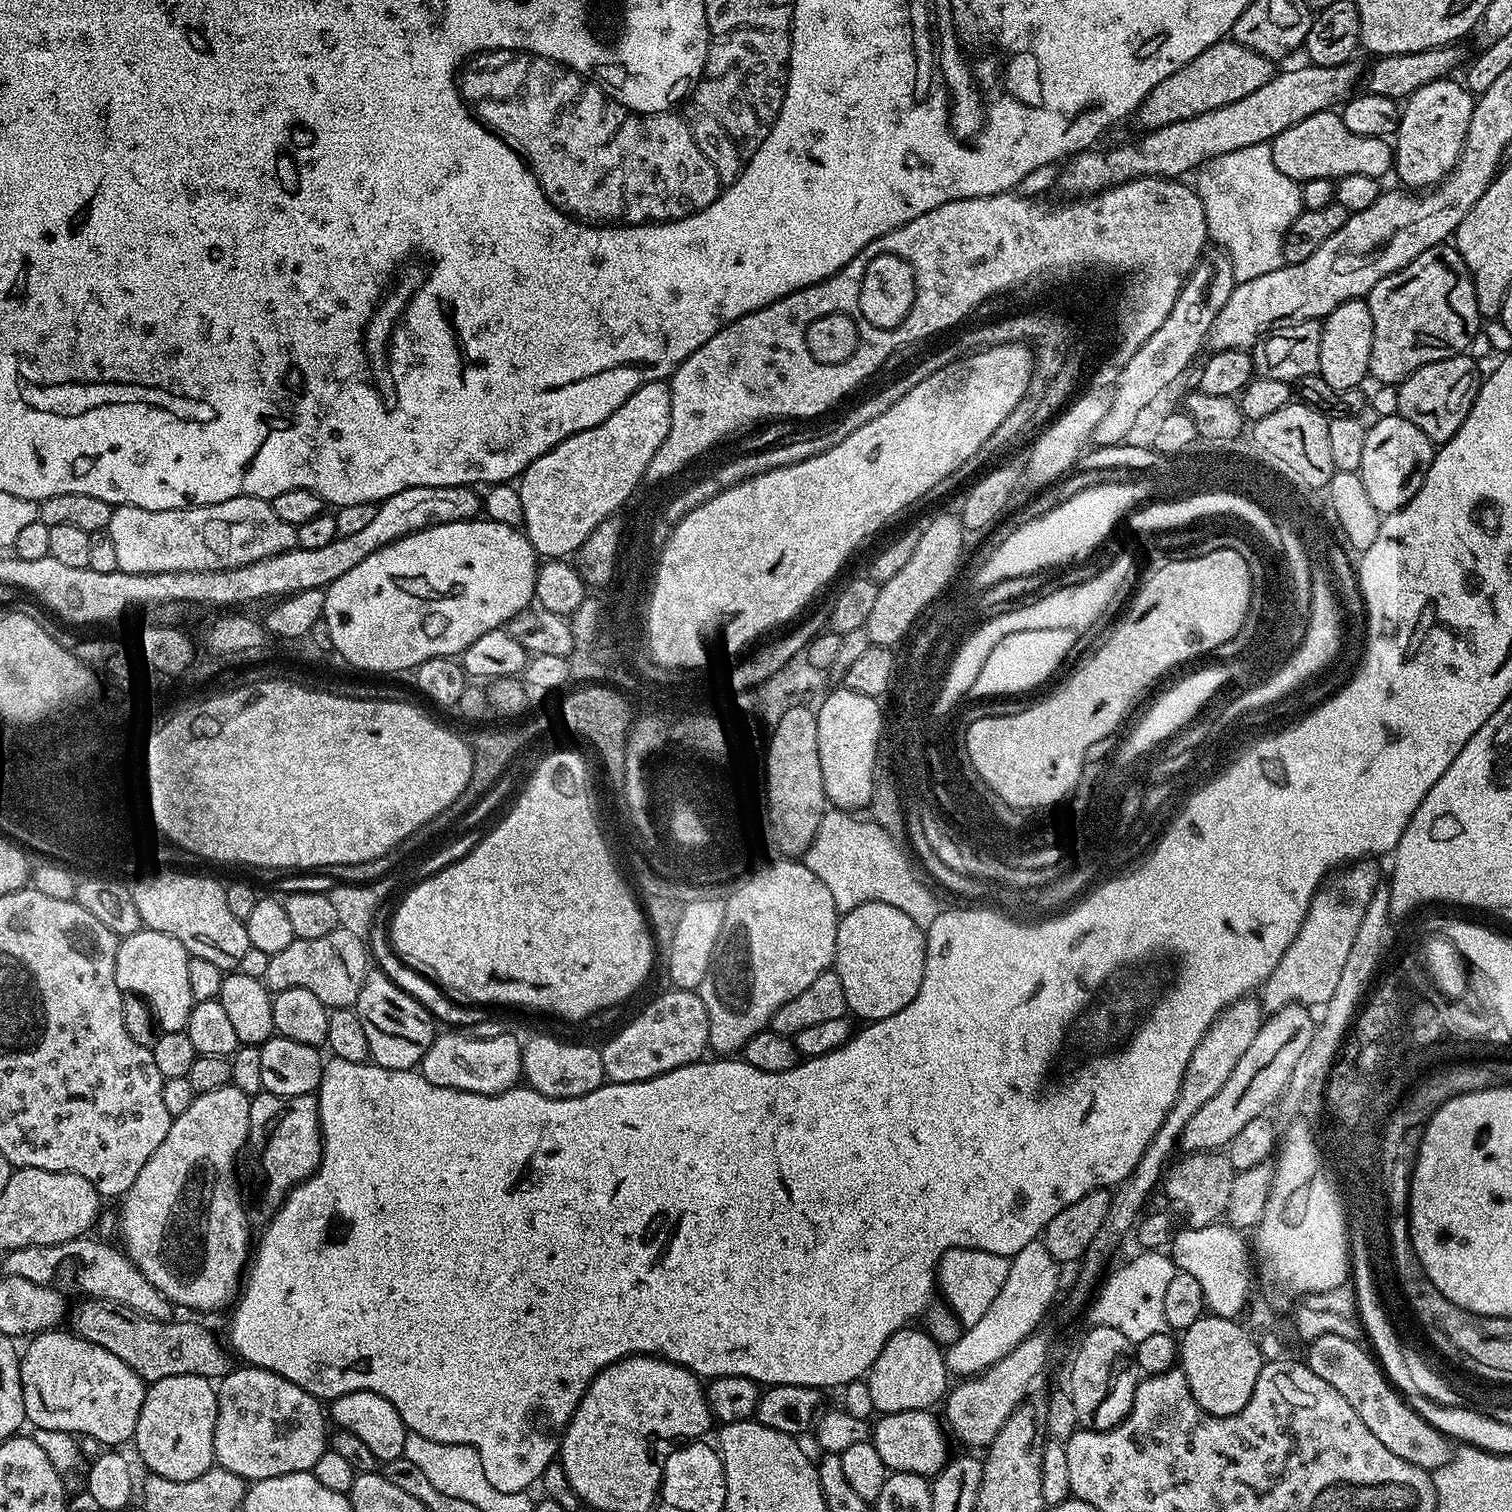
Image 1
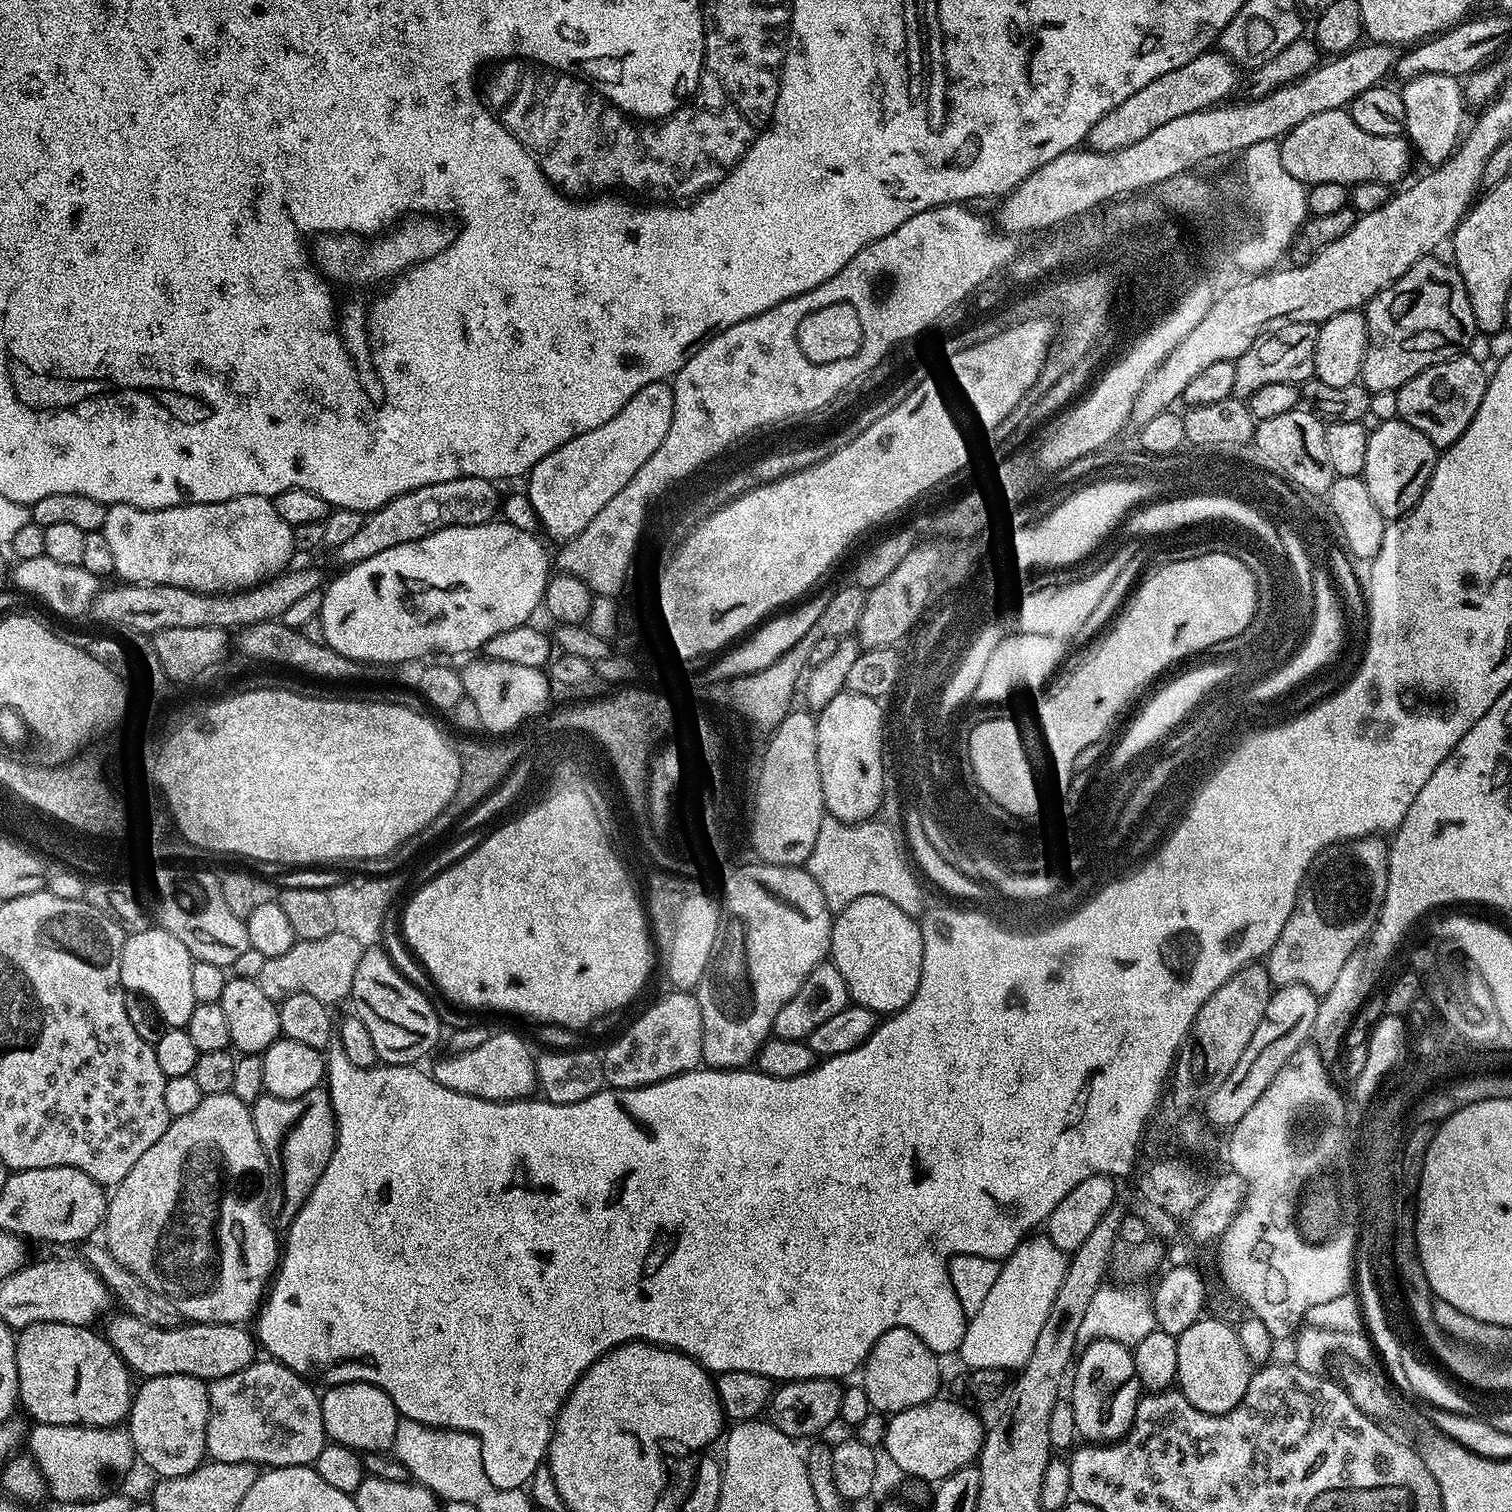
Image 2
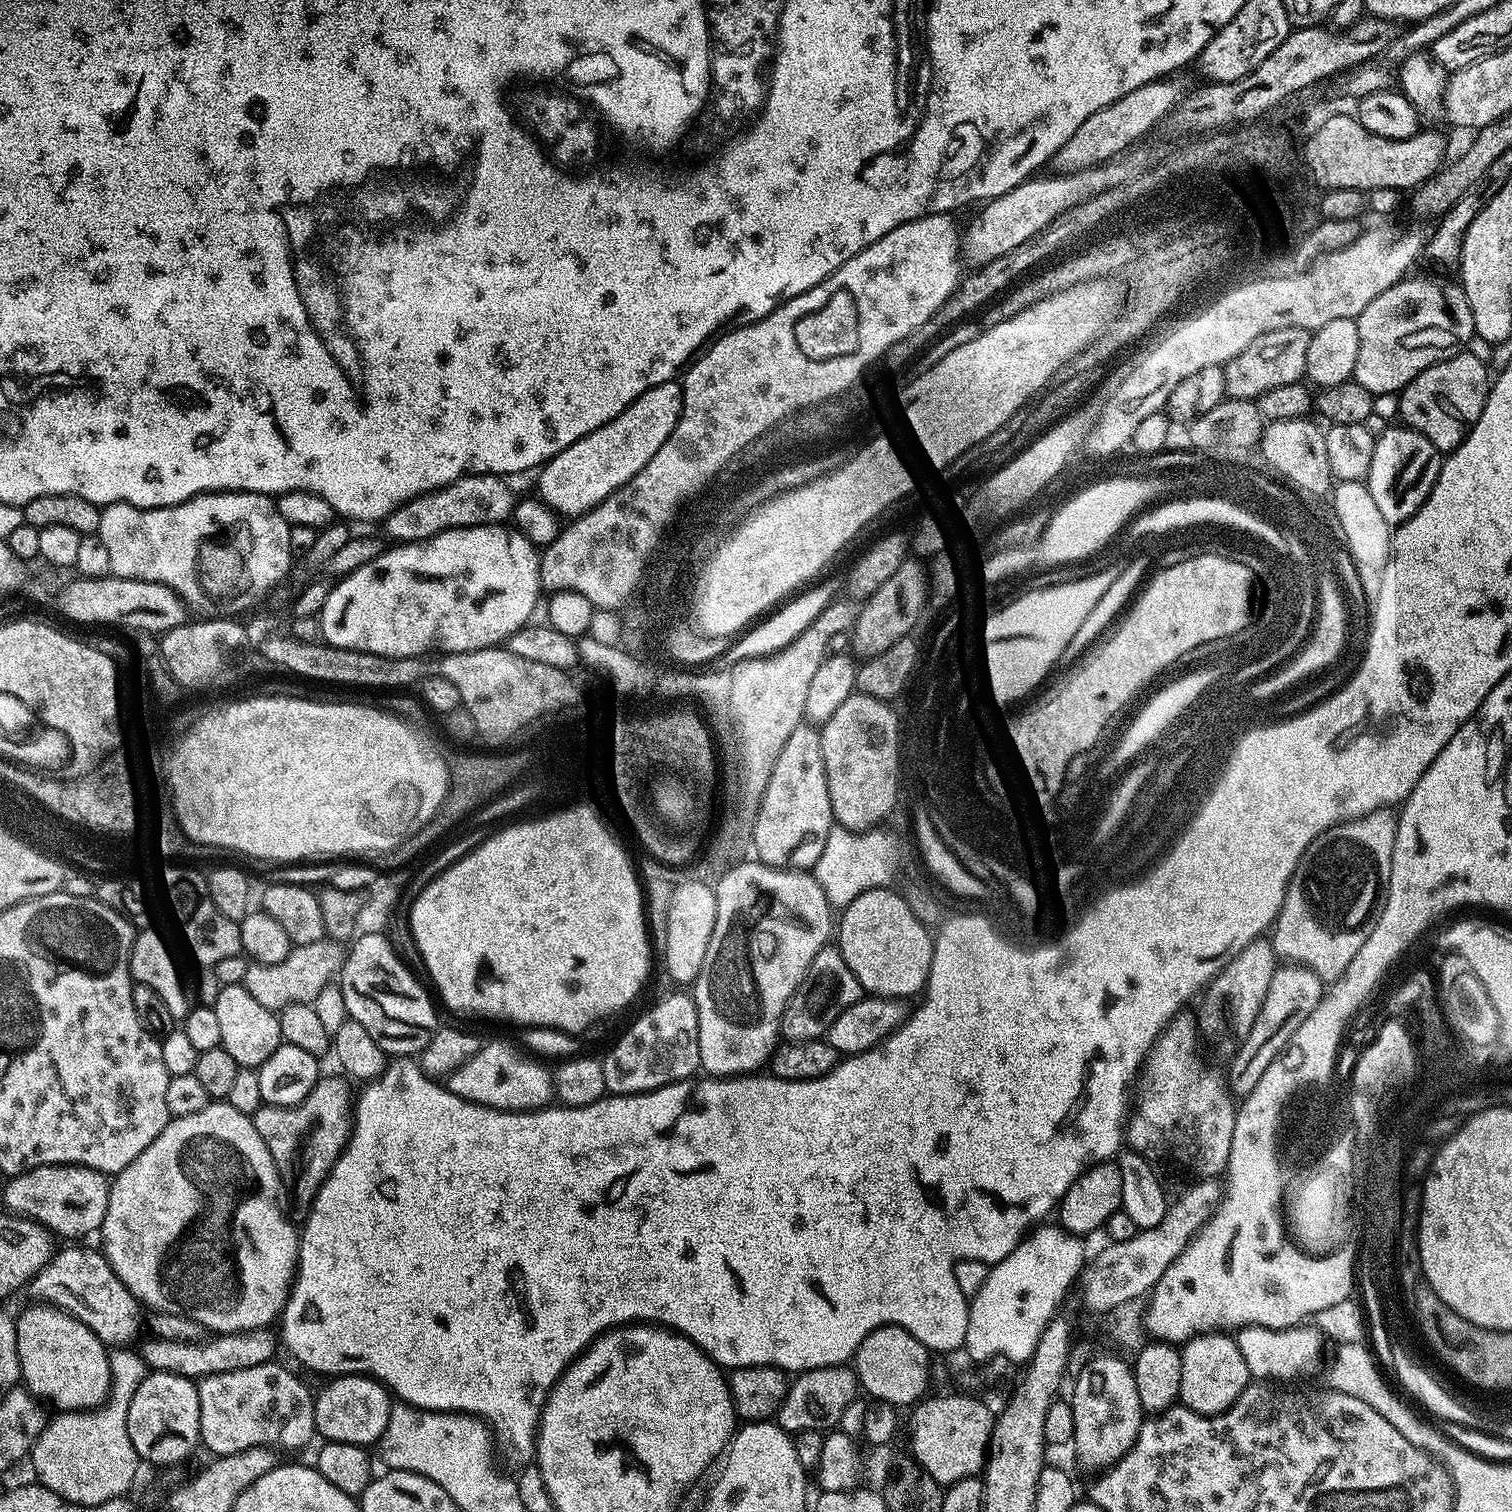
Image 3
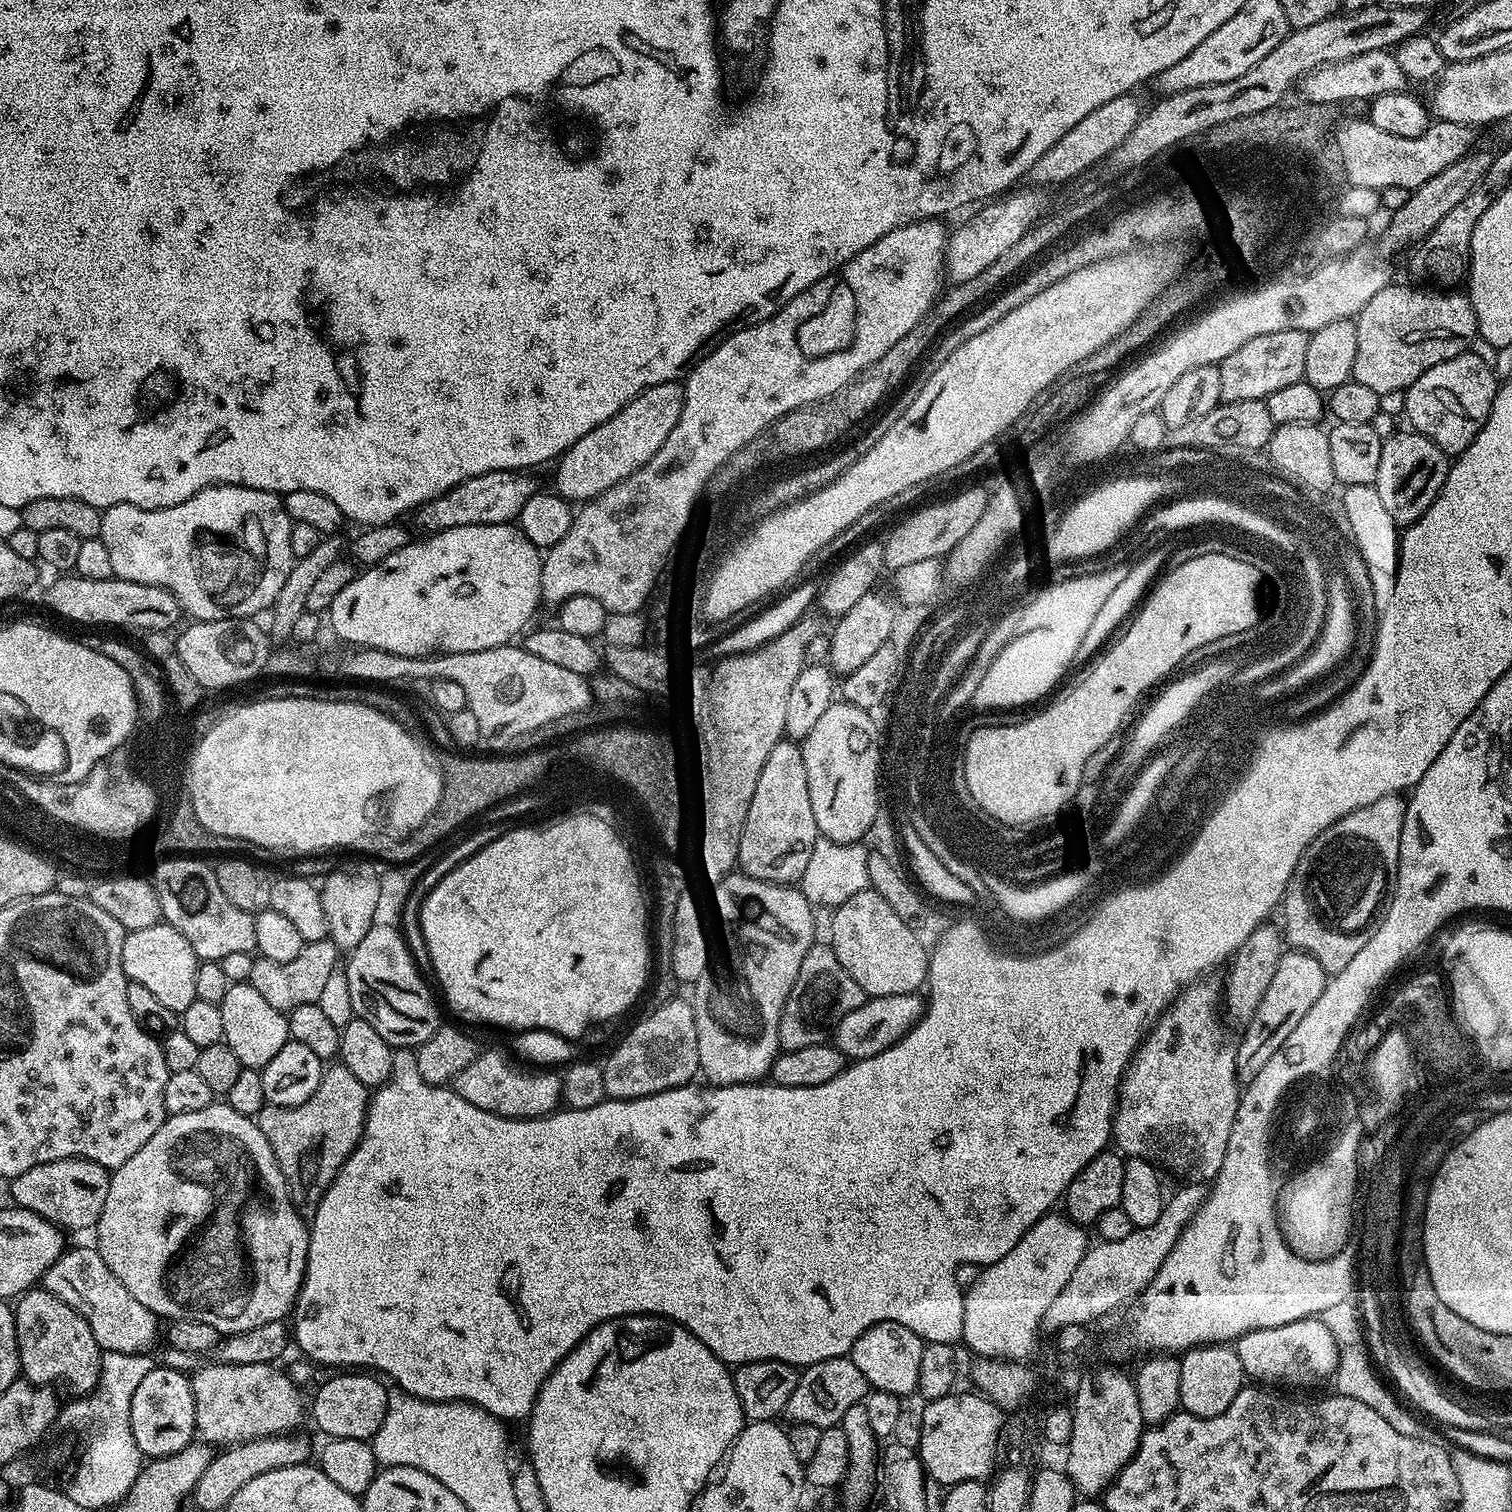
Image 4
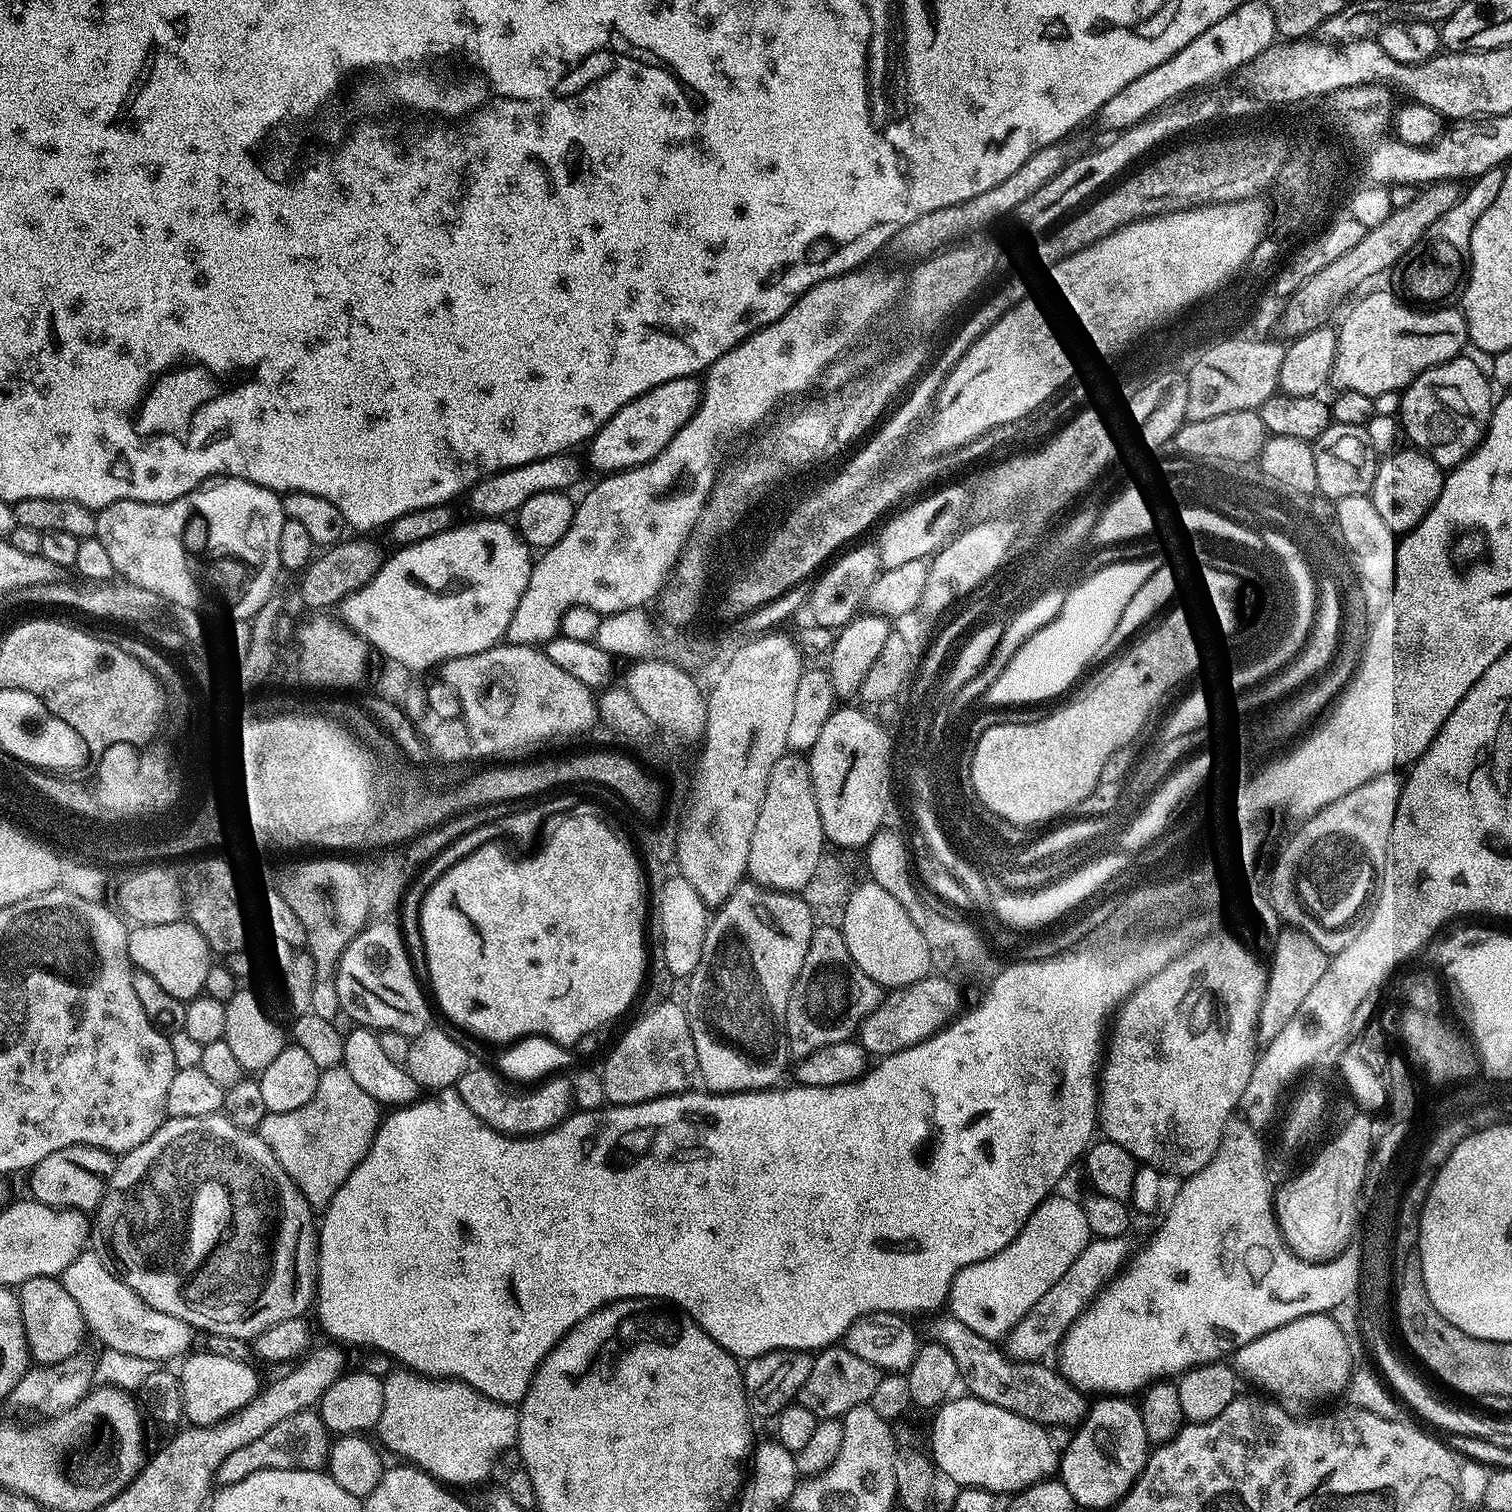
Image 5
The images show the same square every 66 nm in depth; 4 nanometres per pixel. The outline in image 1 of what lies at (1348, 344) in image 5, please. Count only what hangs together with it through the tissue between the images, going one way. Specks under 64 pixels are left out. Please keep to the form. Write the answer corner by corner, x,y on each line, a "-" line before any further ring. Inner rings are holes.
1451,243
1436,244
1430,250
1418,254
1402,269
1382,278
1366,297
1368,309
1374,318
1374,342
1370,350
1371,379
1380,384
1399,386
1414,370
1423,364
1445,360
1469,351
1472,339
1481,331
1482,317
1478,310
1472,275
1468,272
1462,254

